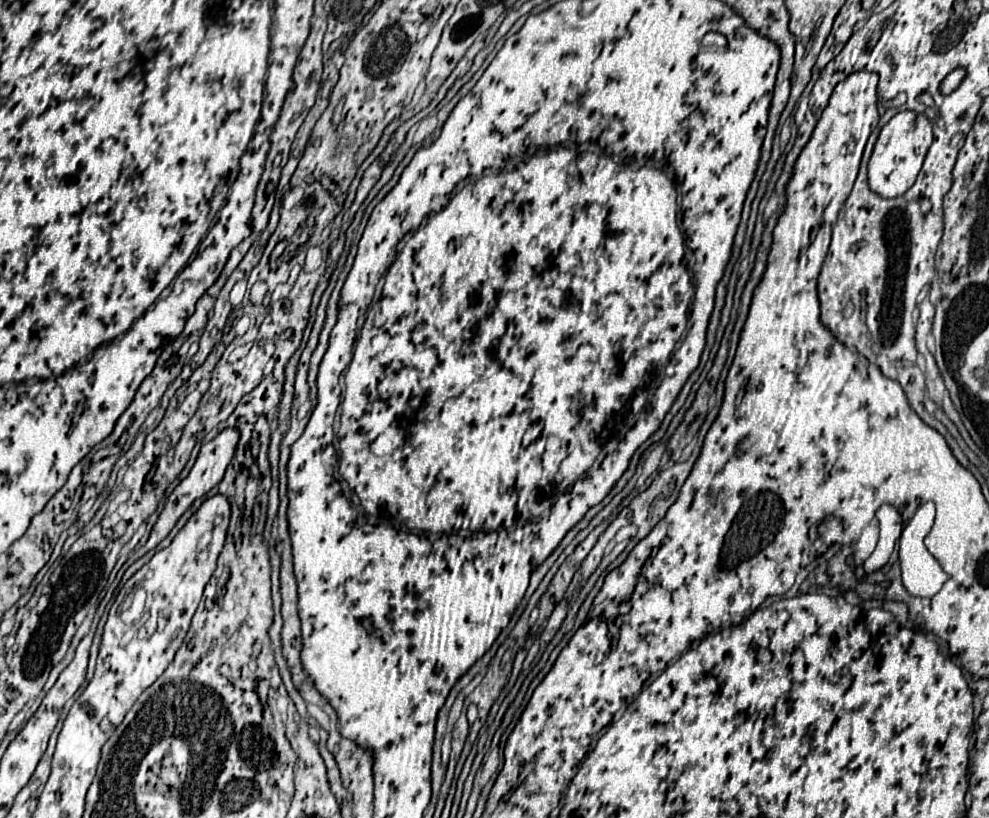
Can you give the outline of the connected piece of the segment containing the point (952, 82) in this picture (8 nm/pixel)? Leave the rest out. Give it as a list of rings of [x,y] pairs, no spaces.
[[[959,66],[959,68],[955,68],[951,74],[947,74],[947,78],[941,82],[941,86],[939,86],[939,90],[941,90],[941,94],[951,94],[953,90],[957,90],[959,88],[959,84],[963,82],[963,78],[965,78],[965,70]]]

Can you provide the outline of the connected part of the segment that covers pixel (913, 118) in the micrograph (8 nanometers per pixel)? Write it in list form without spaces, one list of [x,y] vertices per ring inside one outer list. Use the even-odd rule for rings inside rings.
[[[911,110],[895,114],[883,128],[881,134],[875,142],[871,160],[869,160],[869,186],[875,194],[879,196],[901,196],[905,194],[925,160],[927,148],[933,142],[933,132],[931,132],[931,122],[925,114],[917,114]]]

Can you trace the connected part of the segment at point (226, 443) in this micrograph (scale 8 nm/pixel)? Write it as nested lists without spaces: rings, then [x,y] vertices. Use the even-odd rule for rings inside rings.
[[[225,428],[225,430],[223,430],[221,434],[217,434],[211,442],[207,442],[207,444],[201,446],[199,456],[197,456],[197,460],[195,460],[195,464],[193,464],[189,476],[183,478],[183,480],[175,486],[175,490],[171,492],[171,496],[169,496],[167,502],[165,502],[163,512],[159,514],[159,518],[157,518],[157,522],[155,522],[155,526],[175,526],[175,522],[179,520],[179,516],[193,504],[193,500],[195,500],[195,498],[201,498],[203,494],[207,494],[207,492],[223,478],[223,472],[225,472],[227,464],[231,462],[233,454],[235,454],[237,442],[239,442],[239,430],[235,430],[235,428]]]

